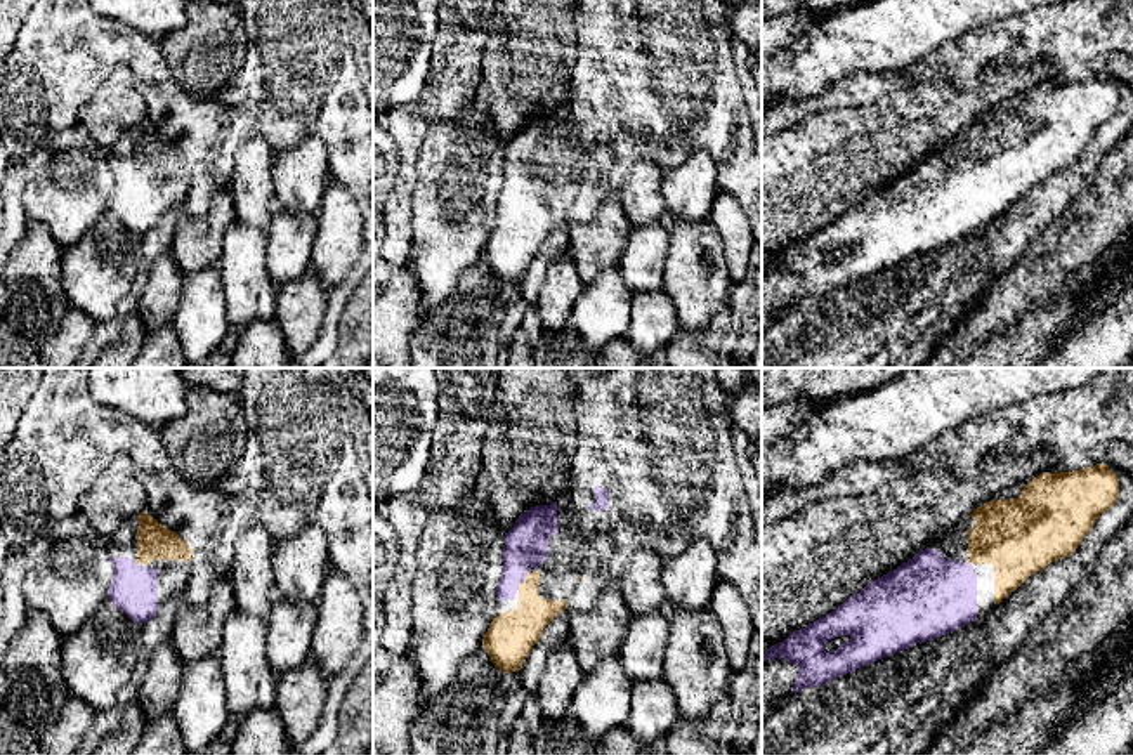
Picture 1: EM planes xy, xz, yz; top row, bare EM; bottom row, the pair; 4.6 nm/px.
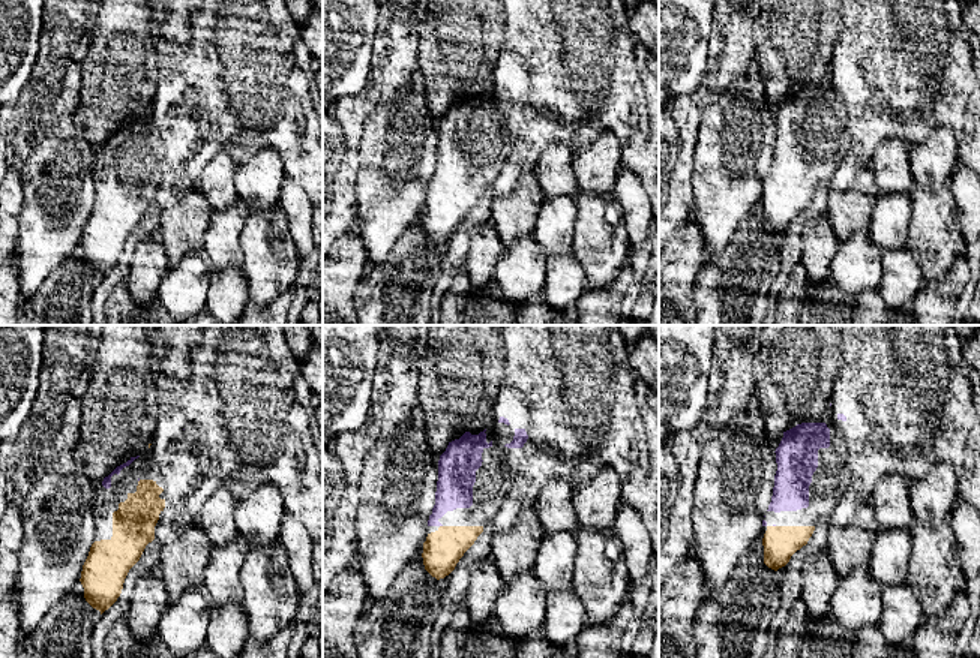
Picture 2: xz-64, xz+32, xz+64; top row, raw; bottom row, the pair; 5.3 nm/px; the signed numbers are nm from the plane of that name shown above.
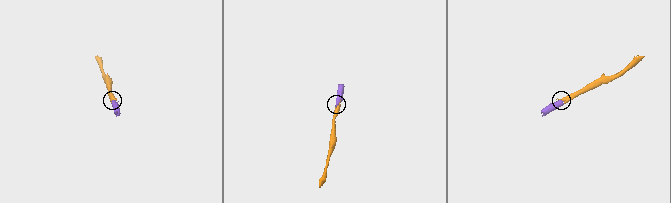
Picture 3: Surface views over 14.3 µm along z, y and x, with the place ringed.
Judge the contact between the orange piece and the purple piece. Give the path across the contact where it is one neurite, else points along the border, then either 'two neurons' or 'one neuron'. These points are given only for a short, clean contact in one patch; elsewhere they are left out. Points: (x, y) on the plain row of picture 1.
way xz (512, 245), (524, 233), (519, 196), (517, 169), (526, 157); one neuron

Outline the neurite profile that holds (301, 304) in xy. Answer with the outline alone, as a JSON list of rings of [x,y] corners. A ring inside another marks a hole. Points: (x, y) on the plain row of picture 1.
[[[311,267],[302,278],[278,288],[274,321],[285,335],[288,359],[302,358],[316,344],[326,293],[328,288]]]

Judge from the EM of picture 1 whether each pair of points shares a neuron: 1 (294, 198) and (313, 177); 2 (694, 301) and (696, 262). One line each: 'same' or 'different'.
1: same
2: same

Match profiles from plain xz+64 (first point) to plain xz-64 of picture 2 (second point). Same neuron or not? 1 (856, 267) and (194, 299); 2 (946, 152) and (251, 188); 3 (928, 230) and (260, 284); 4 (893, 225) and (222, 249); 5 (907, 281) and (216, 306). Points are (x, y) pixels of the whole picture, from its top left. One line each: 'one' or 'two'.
1: one
2: one
3: one
4: one
5: one

